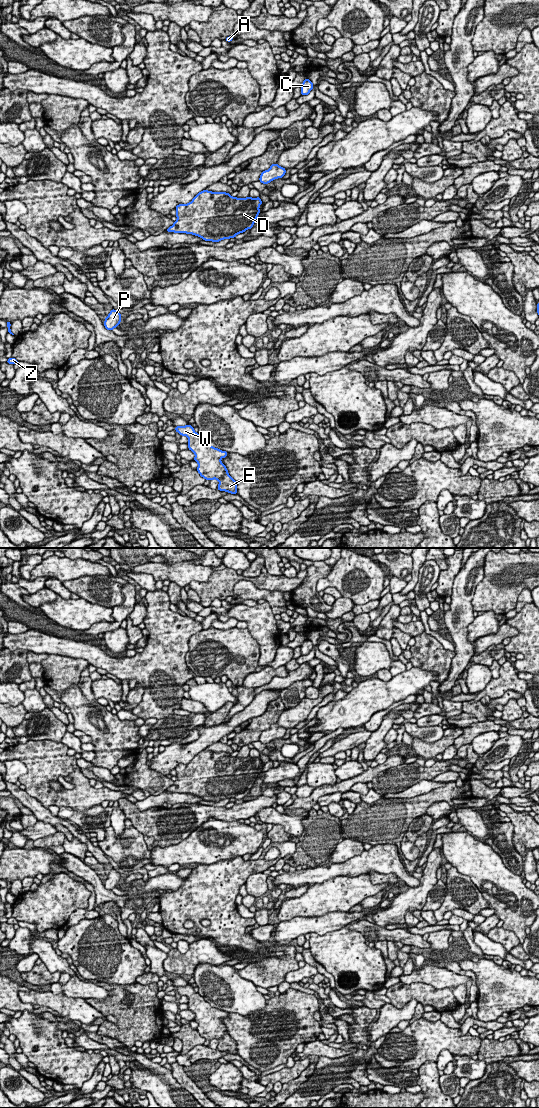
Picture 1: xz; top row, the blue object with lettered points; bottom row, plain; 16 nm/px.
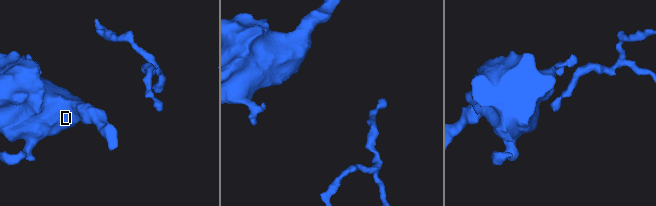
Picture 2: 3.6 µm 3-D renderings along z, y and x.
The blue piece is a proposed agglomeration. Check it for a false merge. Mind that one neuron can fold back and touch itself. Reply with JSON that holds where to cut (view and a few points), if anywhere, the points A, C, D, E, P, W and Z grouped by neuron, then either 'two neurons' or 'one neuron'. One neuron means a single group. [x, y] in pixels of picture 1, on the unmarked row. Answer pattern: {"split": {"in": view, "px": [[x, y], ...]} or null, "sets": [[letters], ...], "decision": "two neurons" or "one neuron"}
{"split": null, "sets": [["A", "C", "D", "E", "P", "W", "Z"]], "decision": "one neuron"}

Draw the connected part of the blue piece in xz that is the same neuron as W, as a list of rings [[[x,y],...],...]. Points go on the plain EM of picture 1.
[[[191,985],[177,986],[175,991],[181,996],[186,996],[188,1009],[194,1014],[194,1021],[198,1023],[197,1031],[205,1040],[216,1039],[219,1041],[217,1049],[231,1054],[237,1054],[237,1043],[229,1035],[226,1026],[221,1022],[228,1012],[215,1008],[206,1002],[202,996],[194,991]]]

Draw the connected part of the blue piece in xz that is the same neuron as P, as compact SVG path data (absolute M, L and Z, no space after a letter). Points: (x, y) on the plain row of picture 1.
M112 869L108 874L108 876L105 878L104 887L107 890L112 891L114 888L116 888L120 884L121 879L122 879L121 874L115 869Z

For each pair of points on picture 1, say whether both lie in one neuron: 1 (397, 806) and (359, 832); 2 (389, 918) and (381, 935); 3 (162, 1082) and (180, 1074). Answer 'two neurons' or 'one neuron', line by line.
1: one neuron
2: two neurons
3: two neurons

